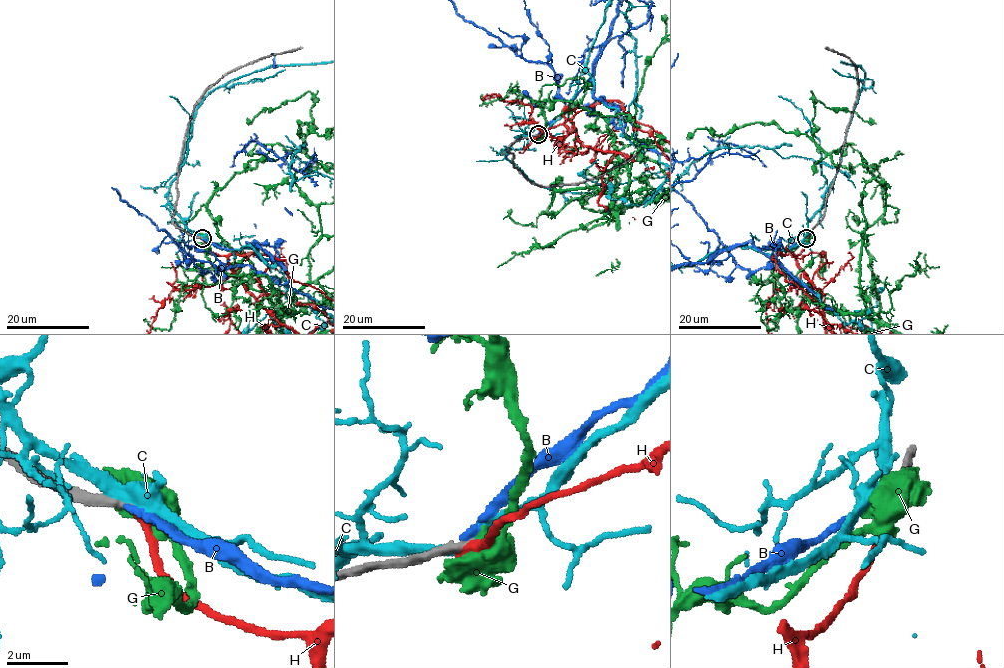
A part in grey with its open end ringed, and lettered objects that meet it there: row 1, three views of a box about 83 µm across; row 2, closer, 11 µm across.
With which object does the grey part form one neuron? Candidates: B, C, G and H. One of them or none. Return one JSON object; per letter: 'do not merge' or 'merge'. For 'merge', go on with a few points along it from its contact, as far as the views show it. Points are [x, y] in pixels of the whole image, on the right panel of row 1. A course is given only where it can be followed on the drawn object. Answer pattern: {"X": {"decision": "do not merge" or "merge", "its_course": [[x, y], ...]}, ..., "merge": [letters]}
{"B": {"decision": "merge"}, "C": {"decision": "do not merge"}, "G": {"decision": "do not merge"}, "H": {"decision": "do not merge"}, "merge": ["B"]}

